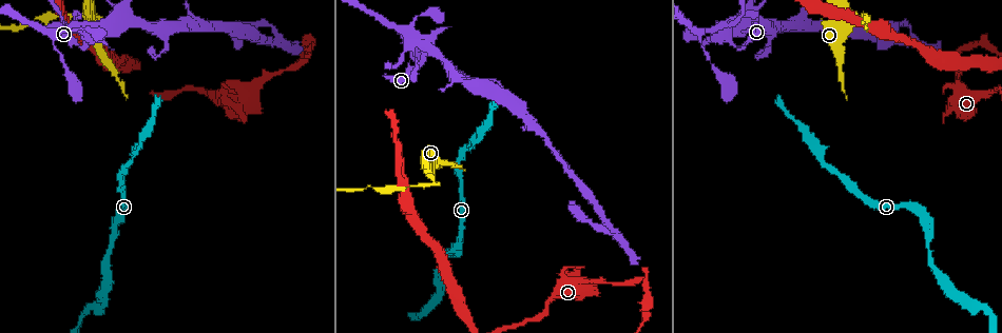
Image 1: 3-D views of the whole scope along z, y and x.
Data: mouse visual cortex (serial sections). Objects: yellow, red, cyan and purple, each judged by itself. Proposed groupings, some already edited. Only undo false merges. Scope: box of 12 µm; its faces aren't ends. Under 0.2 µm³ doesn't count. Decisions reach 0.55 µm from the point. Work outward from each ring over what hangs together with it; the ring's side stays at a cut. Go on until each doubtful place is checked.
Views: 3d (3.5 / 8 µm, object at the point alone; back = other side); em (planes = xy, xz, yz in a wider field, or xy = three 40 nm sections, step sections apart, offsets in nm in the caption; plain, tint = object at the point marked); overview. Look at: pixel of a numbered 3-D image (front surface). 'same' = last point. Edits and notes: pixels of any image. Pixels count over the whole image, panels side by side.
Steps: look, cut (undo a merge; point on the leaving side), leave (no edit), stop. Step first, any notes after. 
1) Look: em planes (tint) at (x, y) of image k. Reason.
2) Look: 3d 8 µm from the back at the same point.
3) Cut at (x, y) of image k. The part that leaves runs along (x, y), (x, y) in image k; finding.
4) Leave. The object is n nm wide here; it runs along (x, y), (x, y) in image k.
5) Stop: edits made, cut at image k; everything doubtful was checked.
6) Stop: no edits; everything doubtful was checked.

Look: 3d 3.5 µm at (434, 185) of image 1. Sharp bend.

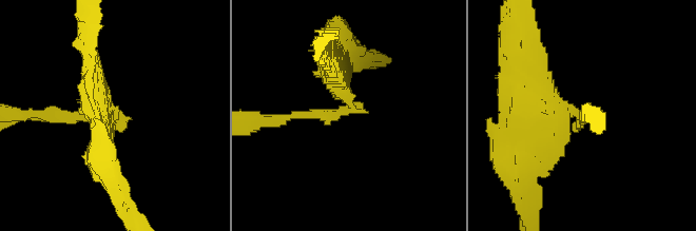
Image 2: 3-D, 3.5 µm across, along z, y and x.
Look: em xy step 2 (tint) at (348, 112) of image 2. The arms are 150, 300 nm wide; now the EM.

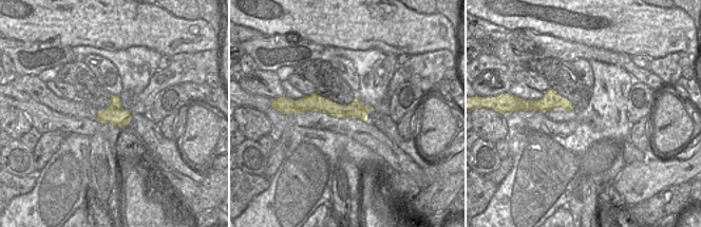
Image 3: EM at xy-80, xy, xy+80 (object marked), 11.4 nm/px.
Leave. It runs along (302, 106), (367, 109) in image 3; continuous, no second cell.

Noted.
Look: 3d 3.5 µm at (646, 279) of image 1. Thin neck.

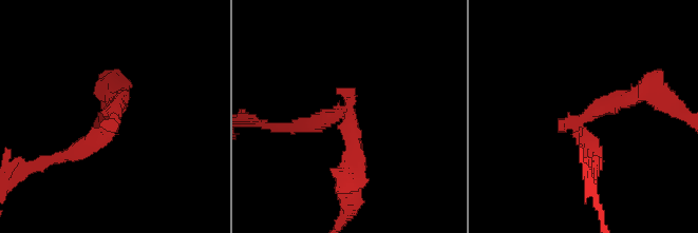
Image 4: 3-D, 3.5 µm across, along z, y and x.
Look: em planes (tint) at (113, 122) of image 4. The arms are 250, 250 nm wide; need the tissue.

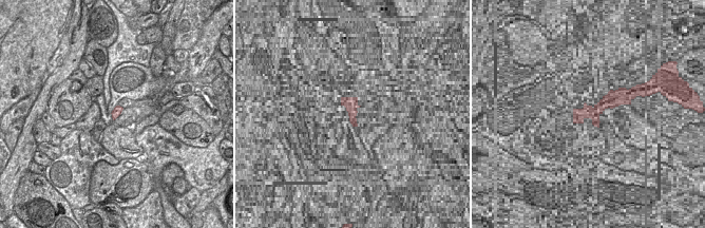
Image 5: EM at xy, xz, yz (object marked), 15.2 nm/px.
Leave. The object is 140 nm wide here; it runs along (62, 157), (111, 128), (111, 96) in image 4; all the same cell.

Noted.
Look: 3d 3.5 µm at (430, 48) of image 1. Three-way junction.

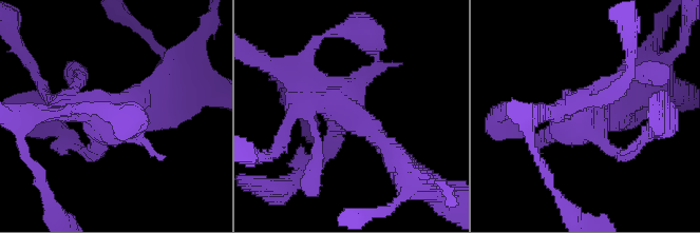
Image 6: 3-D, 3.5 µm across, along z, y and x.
Look: em xy step 3 (tint) at (346, 114) of image 6.

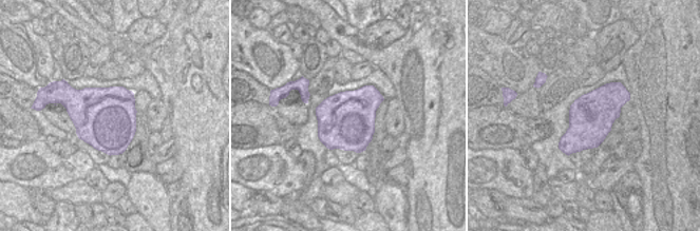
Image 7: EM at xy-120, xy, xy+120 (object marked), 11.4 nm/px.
Leave. It runs along (81, 149), (156, 91) in image 6; one cell here.

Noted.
Stop: no edits; everything doubtful was checked.

